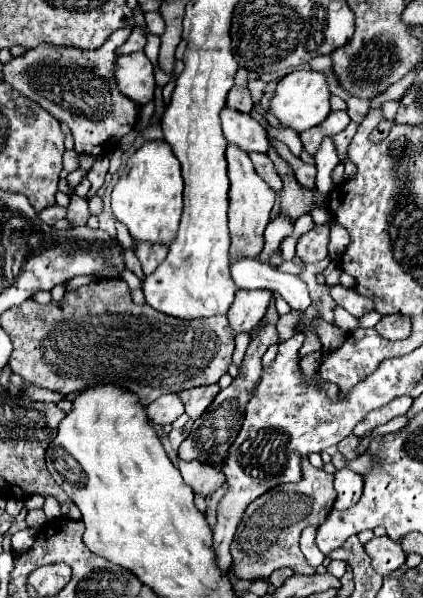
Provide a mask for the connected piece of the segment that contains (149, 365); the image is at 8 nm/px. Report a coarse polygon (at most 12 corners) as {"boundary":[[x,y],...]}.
{"boundary":[[123,280],[1,314],[23,384],[147,406],[219,382],[225,316],[137,306]]}

